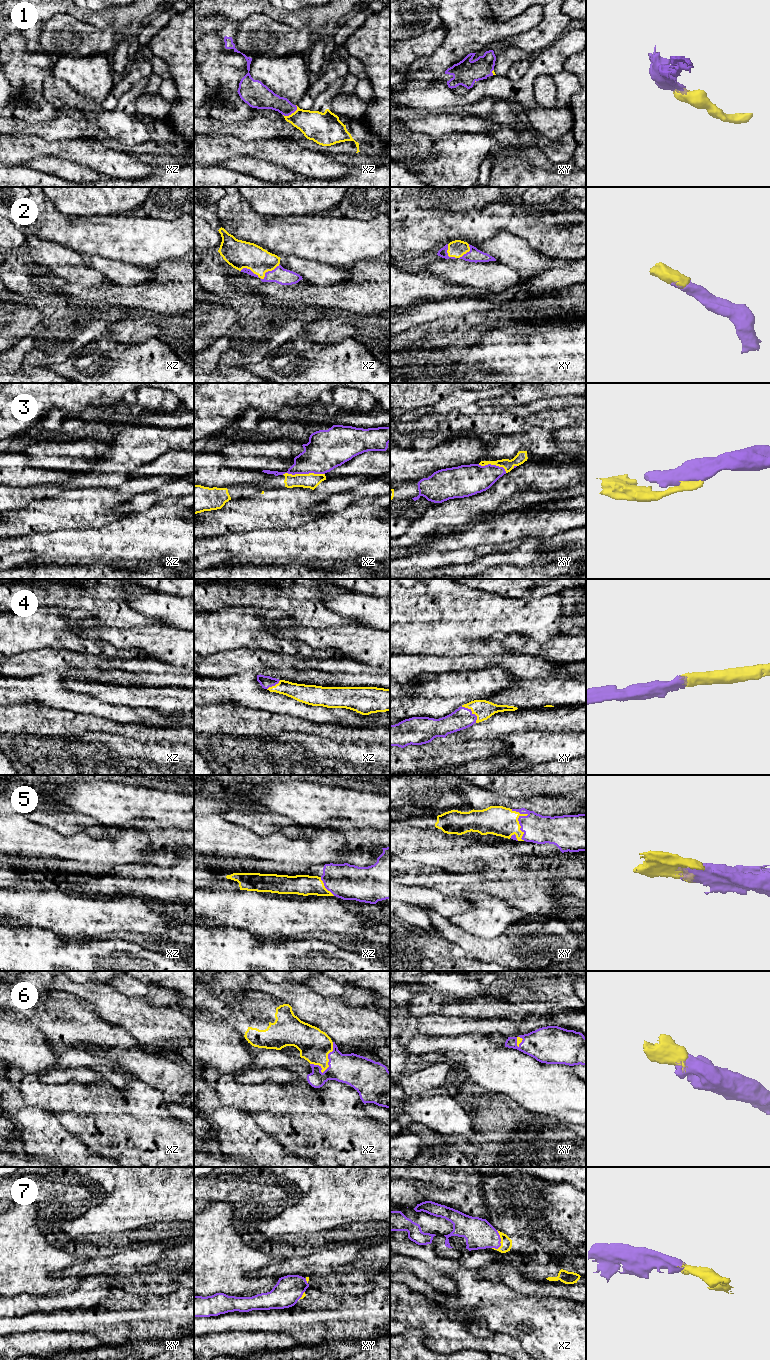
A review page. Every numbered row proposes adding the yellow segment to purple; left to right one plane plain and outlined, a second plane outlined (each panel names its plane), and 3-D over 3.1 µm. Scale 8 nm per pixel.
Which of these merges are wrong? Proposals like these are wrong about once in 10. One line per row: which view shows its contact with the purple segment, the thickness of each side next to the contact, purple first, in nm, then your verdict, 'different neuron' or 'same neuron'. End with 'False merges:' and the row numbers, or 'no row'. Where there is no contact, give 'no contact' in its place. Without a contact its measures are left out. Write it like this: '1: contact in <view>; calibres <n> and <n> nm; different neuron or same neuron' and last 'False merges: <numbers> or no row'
1: contact in xz; calibres 170 and 240 nm; same neuron
2: contact in xz; calibres 130 and 220 nm; same neuron
3: contact in xz; calibres 300 and 120 nm; same neuron
4: contact in xy; calibres 170 and 150 nm; same neuron
5: contact in xy; calibres 220 and 240 nm; same neuron
6: contact in xz; calibres 260 and 260 nm; same neuron
7: contact in xz; calibres 240 and 100 nm; same neuron
False merges: no row

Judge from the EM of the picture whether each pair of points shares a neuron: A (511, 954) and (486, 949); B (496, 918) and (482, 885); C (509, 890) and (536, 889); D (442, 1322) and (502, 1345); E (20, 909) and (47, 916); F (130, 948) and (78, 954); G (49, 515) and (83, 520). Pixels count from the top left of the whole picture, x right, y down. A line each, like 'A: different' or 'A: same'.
A: same
B: different
C: same
D: same
E: same
F: same
G: same

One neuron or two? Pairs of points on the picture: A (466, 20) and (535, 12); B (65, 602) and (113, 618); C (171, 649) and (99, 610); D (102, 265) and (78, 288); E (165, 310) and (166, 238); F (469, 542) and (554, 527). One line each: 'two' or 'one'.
A: one
B: one
C: two
D: two
E: two
F: one

